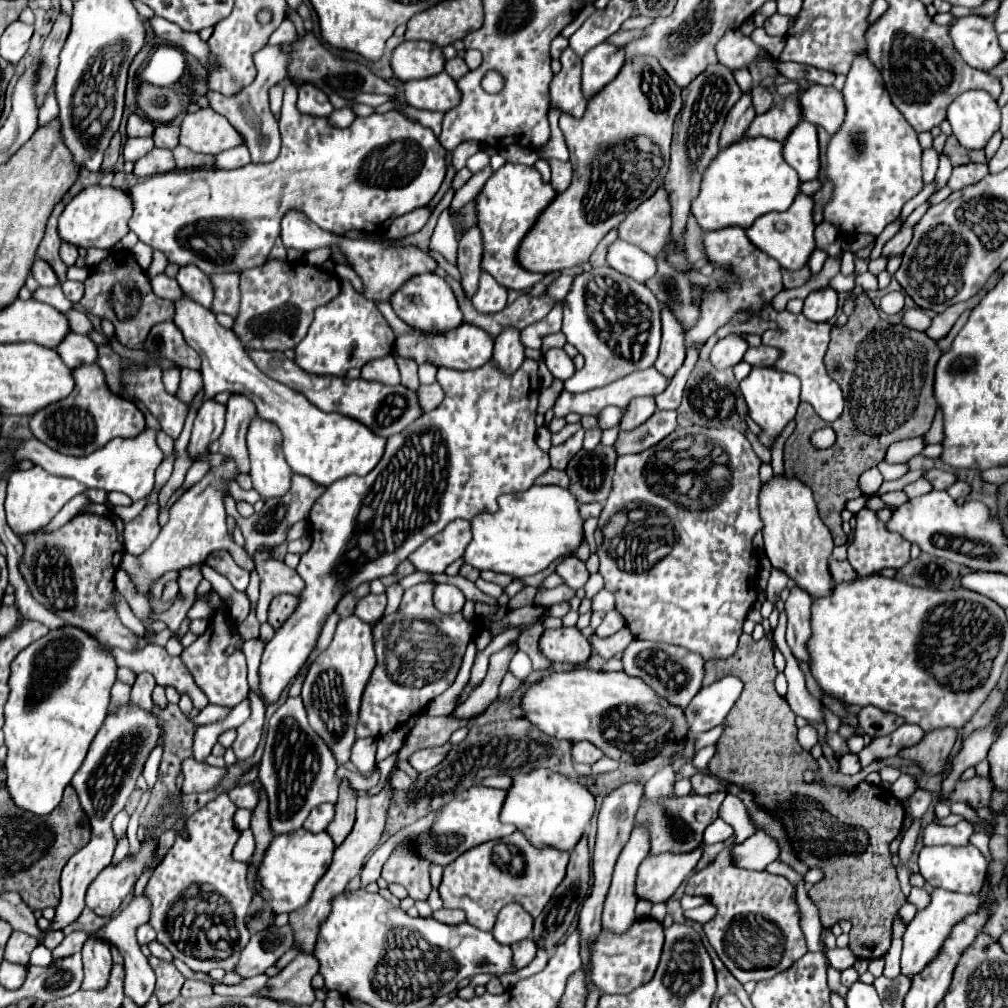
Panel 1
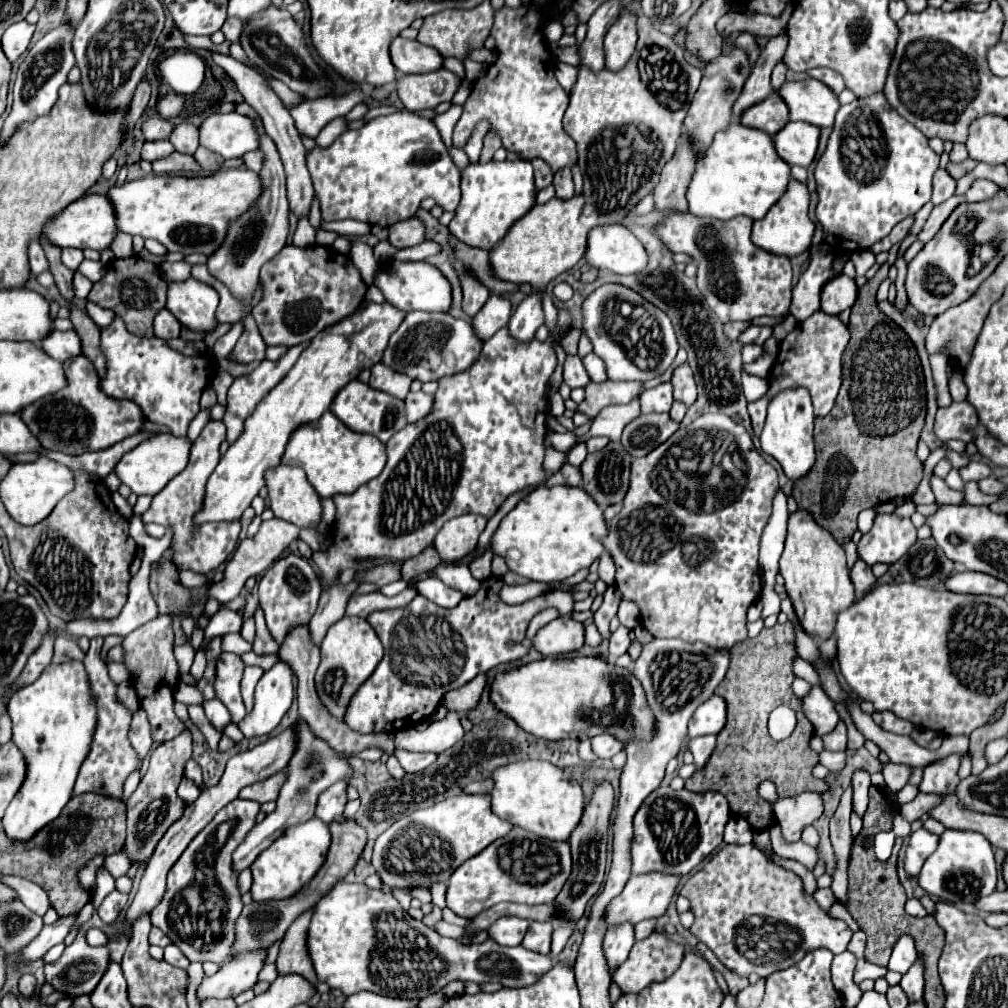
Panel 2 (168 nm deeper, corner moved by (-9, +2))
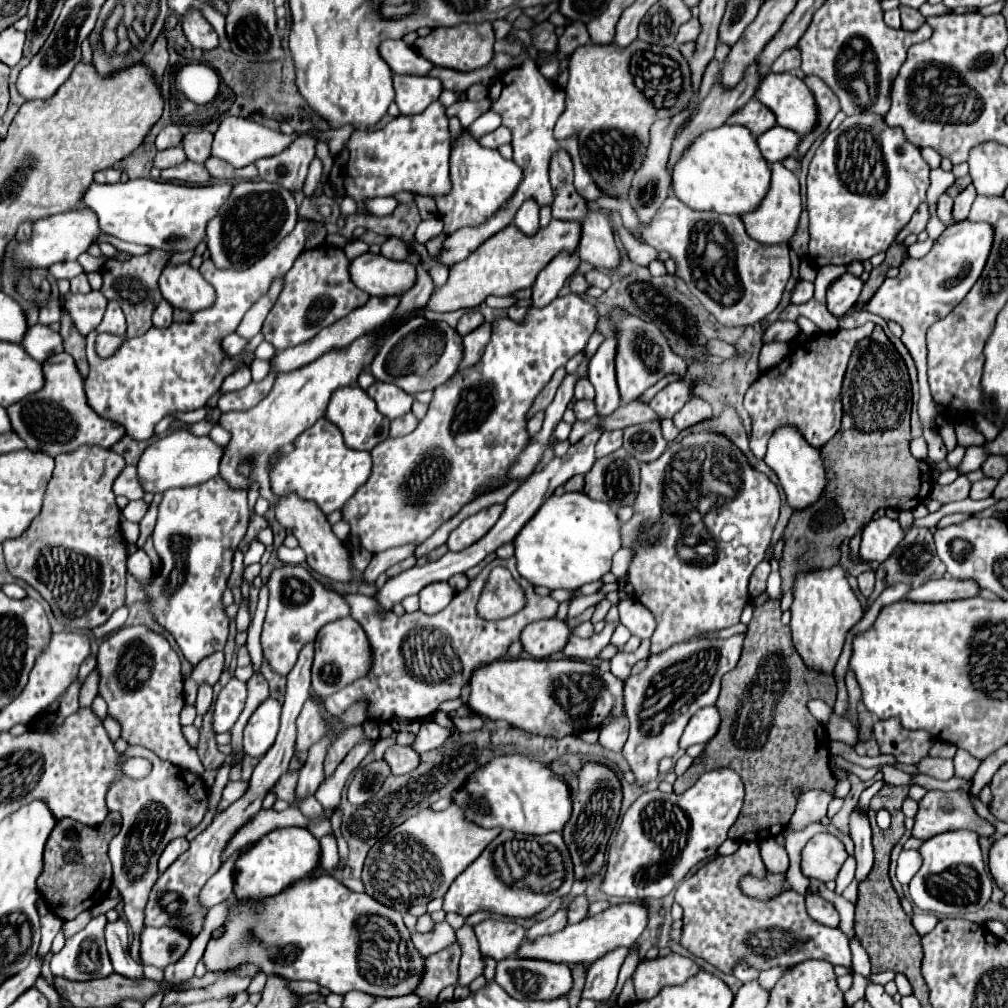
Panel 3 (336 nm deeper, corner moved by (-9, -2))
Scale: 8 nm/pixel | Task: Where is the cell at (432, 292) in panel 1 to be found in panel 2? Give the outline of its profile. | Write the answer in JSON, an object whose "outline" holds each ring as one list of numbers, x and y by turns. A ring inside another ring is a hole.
{"outline":[[391,262,375,276,375,286,383,292,385,300,403,312,449,312,451,310,451,284,449,280,427,262]]}

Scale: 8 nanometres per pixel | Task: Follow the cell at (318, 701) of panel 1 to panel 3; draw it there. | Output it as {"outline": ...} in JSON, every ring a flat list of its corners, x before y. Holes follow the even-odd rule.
{"outline":[[339,618,323,626,315,638,315,658,311,668,311,688,317,696,327,698,337,690,345,688,349,682,361,678,371,664,371,650,365,638,365,632,357,622,349,618]]}

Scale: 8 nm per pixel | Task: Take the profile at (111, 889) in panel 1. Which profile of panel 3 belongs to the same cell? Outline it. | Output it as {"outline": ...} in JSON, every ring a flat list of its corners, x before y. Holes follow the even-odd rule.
{"outline":[[123,920,107,922,105,940,113,970,125,978,135,978,137,982,143,978,143,966,133,962,129,954,129,930]]}

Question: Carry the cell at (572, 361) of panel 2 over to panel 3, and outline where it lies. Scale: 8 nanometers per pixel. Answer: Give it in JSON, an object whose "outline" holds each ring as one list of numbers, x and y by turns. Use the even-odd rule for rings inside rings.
{"outline":[[587,378,577,382,577,386,575,386,575,398,577,400,583,400,583,398,593,400,595,398,595,390,593,390,593,386,591,386,591,382]]}

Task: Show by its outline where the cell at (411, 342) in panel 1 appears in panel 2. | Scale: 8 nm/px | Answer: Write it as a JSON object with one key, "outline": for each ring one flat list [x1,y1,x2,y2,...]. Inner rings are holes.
{"outline":[[409,312,383,354,383,364,409,378,419,378,421,382,439,380,457,372,465,372,481,356,483,340,477,338,473,326,465,320,453,320,451,314,437,312]]}

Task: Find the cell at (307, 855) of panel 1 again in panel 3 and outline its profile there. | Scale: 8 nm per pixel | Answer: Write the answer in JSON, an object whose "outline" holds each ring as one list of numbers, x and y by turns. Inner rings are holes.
{"outline":[[277,828,261,836,249,850,235,860,235,886,237,898,265,898,279,894,295,880,313,874,319,866,321,846,319,840,305,828]]}

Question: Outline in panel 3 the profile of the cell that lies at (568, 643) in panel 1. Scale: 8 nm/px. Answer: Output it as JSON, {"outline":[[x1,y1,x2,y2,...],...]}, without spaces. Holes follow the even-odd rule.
{"outline":[[551,618,551,620,537,620,521,632,521,646,533,658,547,658,549,654,559,652,569,640,569,628,565,622]]}

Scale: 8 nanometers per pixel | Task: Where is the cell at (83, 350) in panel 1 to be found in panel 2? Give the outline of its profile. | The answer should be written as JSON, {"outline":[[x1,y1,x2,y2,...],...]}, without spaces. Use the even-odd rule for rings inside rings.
{"outline":[[53,330,53,334,49,334,43,340,41,348,59,362,67,362,69,358,81,356,81,338,75,330,67,330,67,332]]}

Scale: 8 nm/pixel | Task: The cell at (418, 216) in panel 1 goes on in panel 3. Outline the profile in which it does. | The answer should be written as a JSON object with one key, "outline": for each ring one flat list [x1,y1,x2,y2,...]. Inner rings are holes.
{"outline":[[393,236,393,238,387,238,387,240,383,242,381,254,383,254,385,258,389,258,389,260,405,260,407,254,409,254,409,248,407,248,407,244,405,244,401,238]]}

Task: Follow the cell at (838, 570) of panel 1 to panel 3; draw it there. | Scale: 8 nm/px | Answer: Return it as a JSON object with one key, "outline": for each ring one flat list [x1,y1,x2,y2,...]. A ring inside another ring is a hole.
{"outline":[[873,570,863,572,857,580,859,580,859,590,861,590,861,594,863,594,865,598,869,598,871,592,873,592,873,586,875,586,875,574,873,574]]}

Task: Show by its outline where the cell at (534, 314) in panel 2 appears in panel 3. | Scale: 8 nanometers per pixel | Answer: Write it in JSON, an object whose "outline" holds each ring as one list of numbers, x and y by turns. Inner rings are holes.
{"outline":[[577,252,557,254,557,258,553,258,553,262,549,262,549,266,545,266,545,270,541,270,541,274,537,276,537,282,533,284,533,306,543,308,551,300,555,300,559,296,559,290,563,288,565,280,569,276,573,276,573,272,579,268,579,264,581,264,581,258]]}

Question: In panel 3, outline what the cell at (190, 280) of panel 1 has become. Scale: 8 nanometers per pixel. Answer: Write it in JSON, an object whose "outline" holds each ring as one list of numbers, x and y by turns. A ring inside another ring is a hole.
{"outline":[[309,220,297,222,295,230,277,244,261,262,249,266,249,270,221,270,211,260,203,260,199,272,215,288,215,302,209,310,199,310,189,322,173,322,169,328,151,328,139,338,129,338,107,360,95,354,95,336,99,332,111,332,125,336,125,314,119,302,111,300,103,322,87,334,87,360,89,376,85,378,85,396,89,406,105,420,113,420,125,428,125,434,133,440,149,440,155,424,173,410,197,410,221,388,223,380,241,366,251,366,254,353,230,356,221,348,225,336,233,334,243,314,269,290,273,278,285,276,301,254,307,234,311,230]]}

